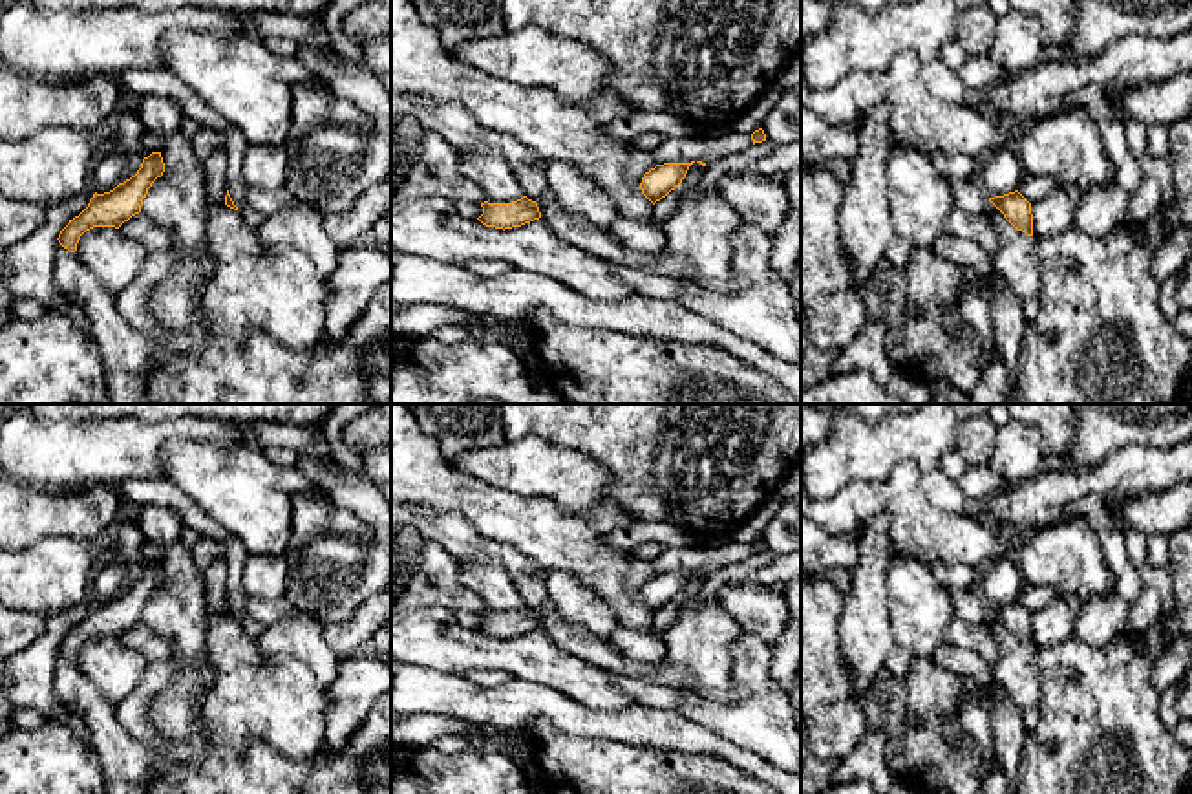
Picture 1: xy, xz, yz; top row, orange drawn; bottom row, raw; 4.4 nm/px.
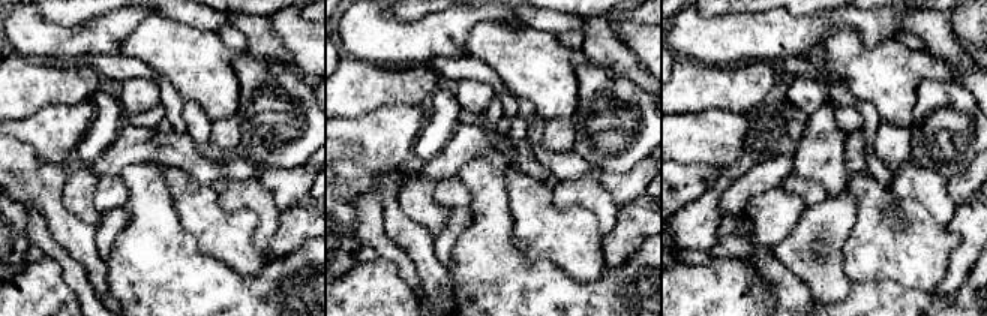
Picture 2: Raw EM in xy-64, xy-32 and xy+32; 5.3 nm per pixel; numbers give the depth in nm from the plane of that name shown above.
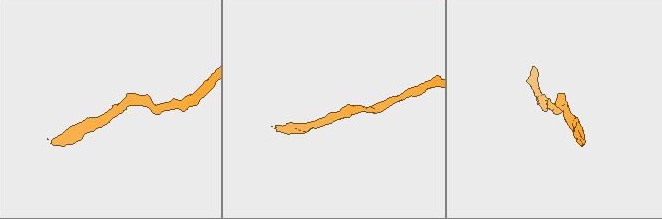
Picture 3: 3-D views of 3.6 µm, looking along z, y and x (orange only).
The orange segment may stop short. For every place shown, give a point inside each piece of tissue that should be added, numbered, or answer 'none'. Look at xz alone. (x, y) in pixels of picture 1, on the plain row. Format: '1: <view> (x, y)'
none

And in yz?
none

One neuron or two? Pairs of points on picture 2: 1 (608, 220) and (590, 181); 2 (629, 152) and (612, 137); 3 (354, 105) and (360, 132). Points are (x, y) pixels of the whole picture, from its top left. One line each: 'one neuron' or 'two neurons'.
1: one neuron
2: one neuron
3: two neurons

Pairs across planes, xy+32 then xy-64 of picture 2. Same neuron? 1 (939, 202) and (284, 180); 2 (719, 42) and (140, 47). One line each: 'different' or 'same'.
1: different
2: different

